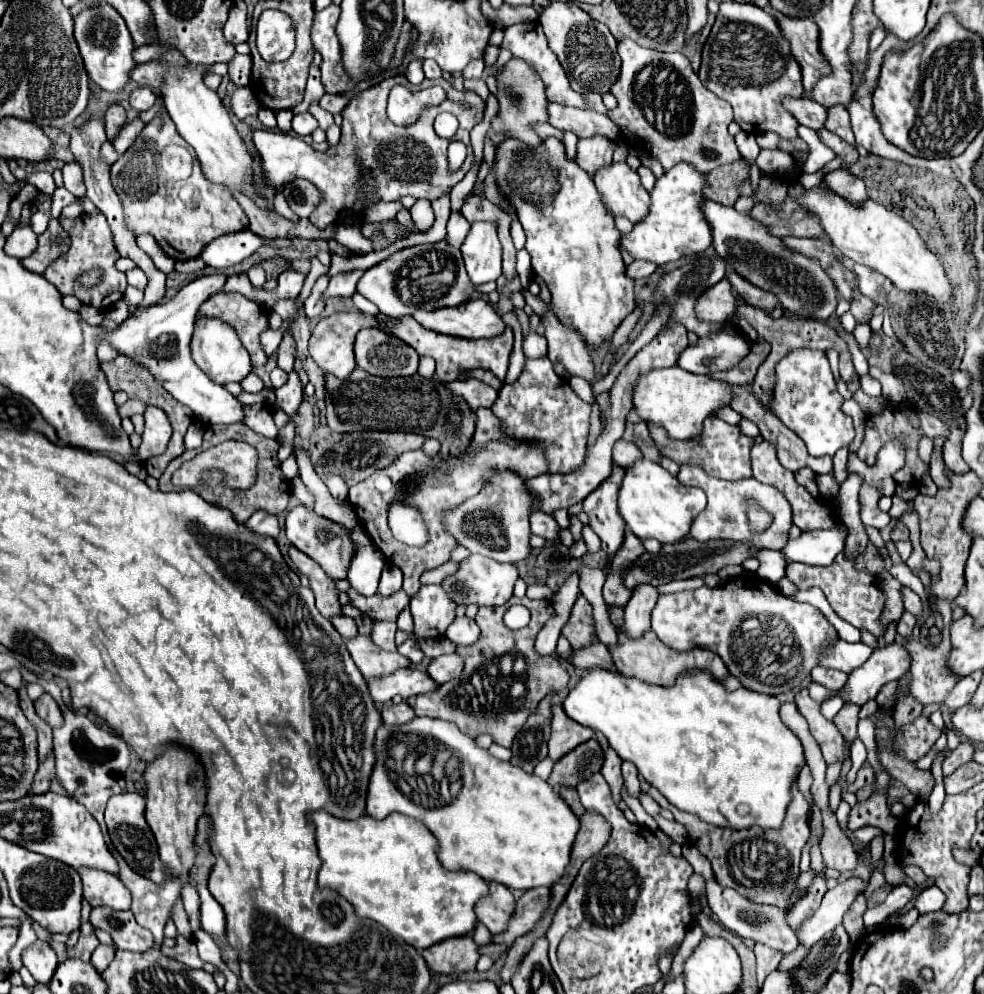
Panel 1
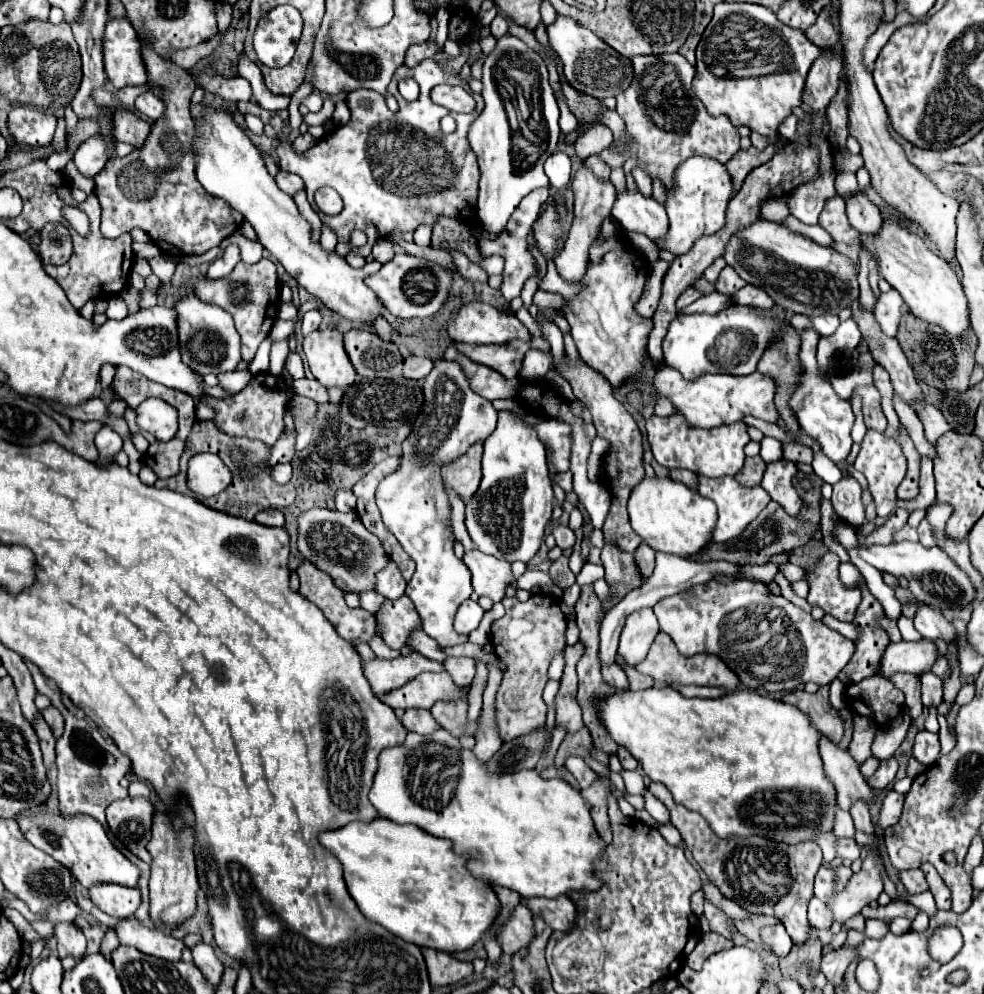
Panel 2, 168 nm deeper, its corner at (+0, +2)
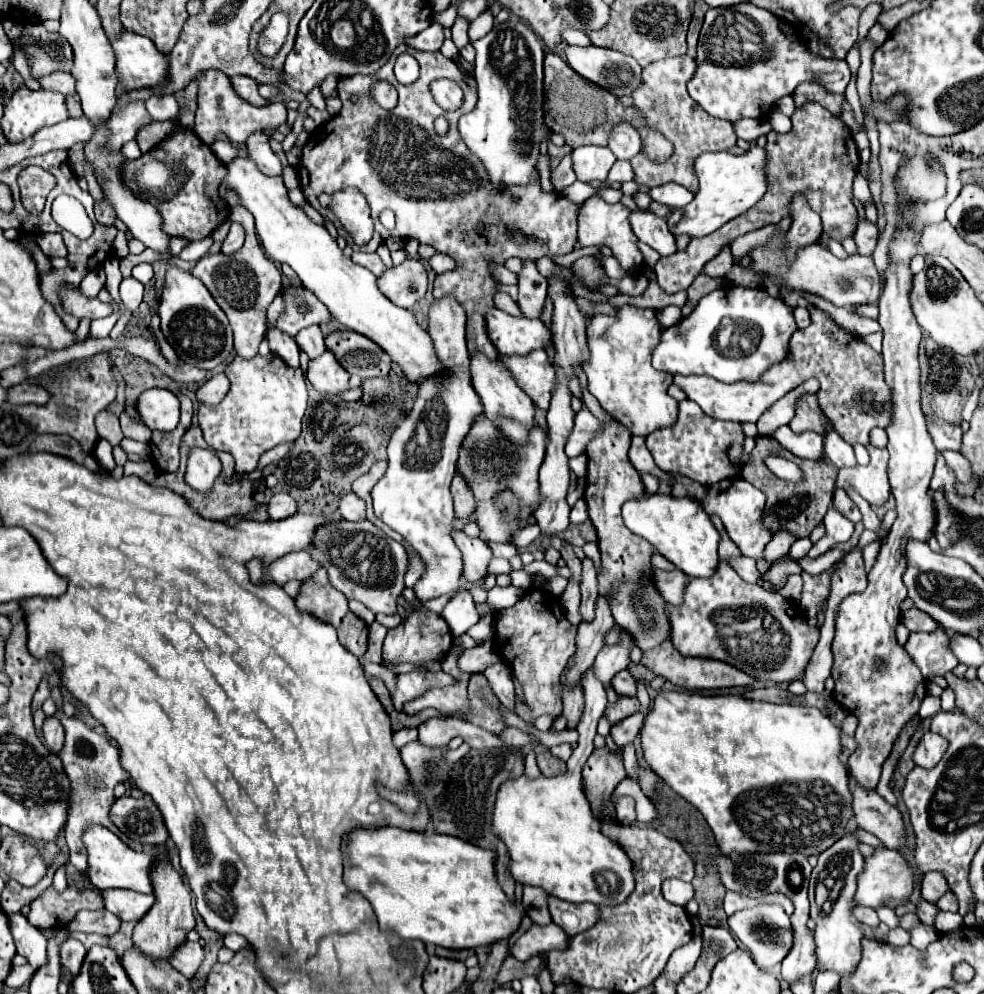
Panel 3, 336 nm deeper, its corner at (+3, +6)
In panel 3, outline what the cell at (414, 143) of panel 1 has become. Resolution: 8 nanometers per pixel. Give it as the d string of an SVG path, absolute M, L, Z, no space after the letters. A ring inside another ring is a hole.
M399 46L395 50L395 54L391 56L391 60L375 74L375 76L351 76L347 80L339 80L337 84L337 94L343 102L343 108L337 116L333 116L333 120L321 124L317 128L317 140L309 140L303 146L303 156L301 156L301 190L307 198L307 202L325 218L333 220L339 236L349 240L347 230L341 226L341 222L337 222L337 216L329 210L323 208L317 200L317 196L321 192L325 194L335 194L343 188L357 188L363 192L363 196L367 198L371 210L371 218L374 223L374 232L371 240L363 246L357 246L355 242L347 242L353 250L361 250L361 252L375 252L379 248L379 244L383 244L389 236L399 236L403 240L407 238L417 238L421 244L431 244L437 252L449 254L451 258L455 258L457 262L457 270L455 272L445 272L445 274L437 275L434 281L433 296L434 298L443 298L443 296L453 296L465 310L467 314L467 348L469 354L485 354L489 360L497 360L499 352L495 352L495 348L491 348L491 342L487 340L485 334L485 310L493 306L491 296L495 294L495 280L489 274L489 264L503 264L507 258L517 256L517 258L529 258L529 260L539 260L545 254L569 254L575 244L577 244L577 212L575 212L575 204L571 200L567 200L565 196L551 192L545 194L539 186L539 180L535 184L529 184L527 188L507 188L507 192L503 192L501 196L501 206L491 206L491 200L487 200L487 172L483 172L483 164L479 164L479 160L475 160L475 156L471 156L471 152L467 150L467 146L463 144L463 140L457 134L457 120L459 116L463 116L465 112L471 112L477 104L477 84L473 78L467 78L465 74L461 74L461 70L457 68L457 64L449 58L445 58L441 52L419 52L411 48L411 56L419 62L421 66L421 76L417 82L413 82L411 86L399 86L399 82L393 76L393 64L397 60L397 54L409 52L407 46ZM435 78L449 78L455 80L463 92L465 92L465 102L461 106L461 110L457 112L443 112L443 108L439 108L429 92L429 84ZM379 80L387 80L389 84L393 84L399 92L399 106L395 106L393 110L383 110L373 98L371 98L371 88L375 82ZM351 94L359 94L359 102L353 104L349 100ZM439 116L447 116L449 120L449 132L445 136L439 136L435 132L435 120ZM383 210L393 210L397 216L397 228L395 234L385 230L383 224L379 222L379 214ZM513 228L517 228L519 232L525 234L525 238L529 240L531 236L541 238L547 248L537 246L535 242L527 242L527 246L519 246L515 242L511 242L511 232Z

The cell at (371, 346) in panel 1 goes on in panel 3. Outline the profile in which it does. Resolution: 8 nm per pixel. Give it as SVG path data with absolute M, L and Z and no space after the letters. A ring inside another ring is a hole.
M337 330L325 338L325 346L333 350L339 364L349 372L365 378L389 376L391 358L371 338L353 330Z

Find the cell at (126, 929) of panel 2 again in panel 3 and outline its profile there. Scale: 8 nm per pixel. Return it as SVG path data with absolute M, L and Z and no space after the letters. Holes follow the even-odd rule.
M185 940L179 948L175 948L173 956L169 956L169 964L175 970L183 972L187 978L191 978L199 970L199 966L203 962L203 956L205 954L203 954L203 948L201 948L199 942Z

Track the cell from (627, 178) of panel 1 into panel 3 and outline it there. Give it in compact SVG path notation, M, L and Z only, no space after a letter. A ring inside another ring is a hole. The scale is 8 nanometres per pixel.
M631 210L629 224L631 224L633 232L637 234L639 242L649 244L661 256L669 256L677 250L675 236L671 236L665 218L659 218L649 210Z

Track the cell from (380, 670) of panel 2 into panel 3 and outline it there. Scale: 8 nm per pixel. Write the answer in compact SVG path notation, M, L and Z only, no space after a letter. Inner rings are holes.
M413 670L407 674L399 674L395 690L391 692L391 700L393 700L397 710L403 710L405 702L413 700L415 696L421 696L427 688L447 686L451 682L453 682L451 676L445 674L443 670L439 670L439 672L417 672L417 670Z

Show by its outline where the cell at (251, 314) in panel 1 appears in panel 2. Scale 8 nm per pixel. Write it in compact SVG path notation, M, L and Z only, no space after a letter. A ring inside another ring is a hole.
M262 258L256 264L238 262L234 272L230 272L230 276L226 276L222 280L194 278L190 282L190 288L200 296L200 300L204 300L208 304L216 304L232 314L232 318L236 322L236 330L242 336L242 350L240 350L242 360L252 362L260 342L268 336L268 332L276 320L278 306L280 306L280 300L278 300L280 282L278 282L278 274L276 274L276 264L268 258Z

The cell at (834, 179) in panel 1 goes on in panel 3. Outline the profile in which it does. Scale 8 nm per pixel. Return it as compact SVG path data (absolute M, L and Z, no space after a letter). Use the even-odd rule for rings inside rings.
M859 218L857 220L857 230L855 230L855 242L857 242L857 250L859 254L867 256L875 250L875 244L877 244L877 226L873 222L869 222L867 218Z

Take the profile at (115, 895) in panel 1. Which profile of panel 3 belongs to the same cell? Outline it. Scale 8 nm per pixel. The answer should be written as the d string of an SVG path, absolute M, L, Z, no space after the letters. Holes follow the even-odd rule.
M109 888L101 890L105 910L113 912L121 920L139 920L155 902L153 894L139 894L135 890L119 890L119 888Z

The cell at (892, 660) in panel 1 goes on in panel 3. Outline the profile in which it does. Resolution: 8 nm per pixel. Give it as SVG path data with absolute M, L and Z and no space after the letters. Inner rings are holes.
M943 632L911 634L905 650L925 678L943 676L959 664L955 656L951 656L951 650L947 648L947 636L943 636Z

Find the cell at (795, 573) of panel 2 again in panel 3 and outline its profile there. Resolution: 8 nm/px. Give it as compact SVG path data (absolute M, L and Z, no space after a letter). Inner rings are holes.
M791 574L791 576L787 578L787 584L781 588L781 594L787 596L787 600L791 600L791 602L799 602L801 586L803 586L801 576L799 576L799 574Z

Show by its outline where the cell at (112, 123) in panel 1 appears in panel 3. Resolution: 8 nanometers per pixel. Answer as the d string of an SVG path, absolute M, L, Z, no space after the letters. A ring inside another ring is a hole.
M151 122L151 124L143 126L143 128L139 128L135 140L137 140L141 152L147 152L155 144L159 144L167 134L171 134L171 130L173 130L171 122Z

